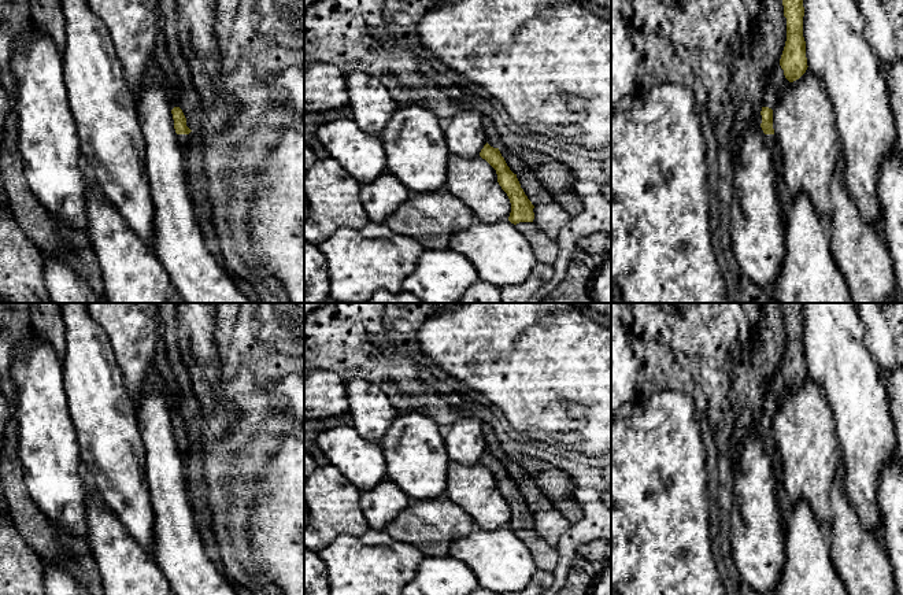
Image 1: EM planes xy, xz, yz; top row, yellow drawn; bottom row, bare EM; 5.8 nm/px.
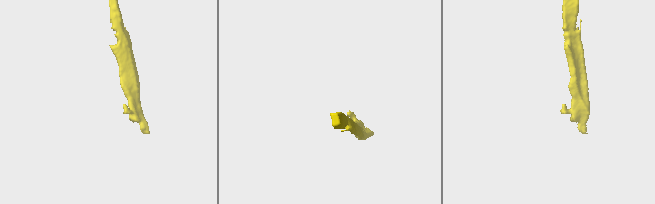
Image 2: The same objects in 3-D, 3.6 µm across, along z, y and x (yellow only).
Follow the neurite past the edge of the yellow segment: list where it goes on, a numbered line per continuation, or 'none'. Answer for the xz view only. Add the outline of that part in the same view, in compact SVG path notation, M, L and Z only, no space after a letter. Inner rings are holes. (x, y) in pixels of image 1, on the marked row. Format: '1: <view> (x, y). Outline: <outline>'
none

